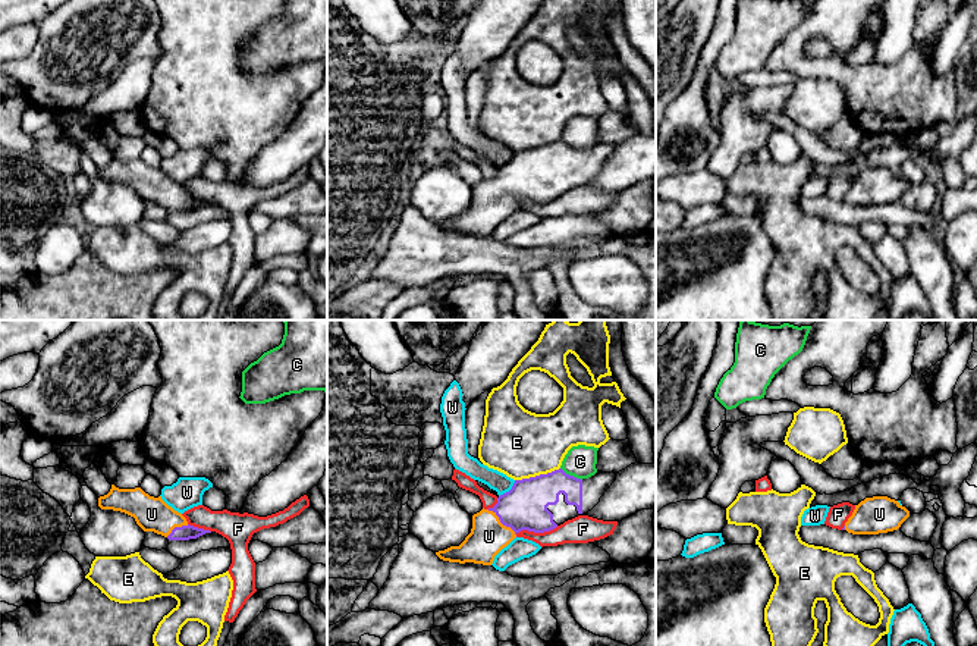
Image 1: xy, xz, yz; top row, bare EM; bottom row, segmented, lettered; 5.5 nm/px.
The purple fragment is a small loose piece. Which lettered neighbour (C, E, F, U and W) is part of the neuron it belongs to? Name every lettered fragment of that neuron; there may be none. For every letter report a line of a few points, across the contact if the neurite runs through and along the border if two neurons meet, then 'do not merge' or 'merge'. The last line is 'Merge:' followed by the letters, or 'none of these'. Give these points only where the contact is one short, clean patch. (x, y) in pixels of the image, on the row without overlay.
C: line xz (561, 138), (581, 151); do not merge
E: line xz (559, 138), (515, 151); do not merge
F: do not merge
U: line xz (524, 178), (502, 194), (489, 207); merge
W: do not merge
Merge: U

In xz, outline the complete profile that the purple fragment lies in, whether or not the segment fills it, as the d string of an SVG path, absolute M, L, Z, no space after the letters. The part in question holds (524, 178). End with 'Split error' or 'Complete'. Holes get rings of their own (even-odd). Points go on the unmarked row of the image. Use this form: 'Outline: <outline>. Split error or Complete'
Outline: M562 139L515 151L512 160L500 166L493 179L483 179L472 186L471 204L459 217L436 226L449 233L491 236L494 228L519 203L550 203L591 182L615 151L615 144L599 142L581 151Z. Split error

